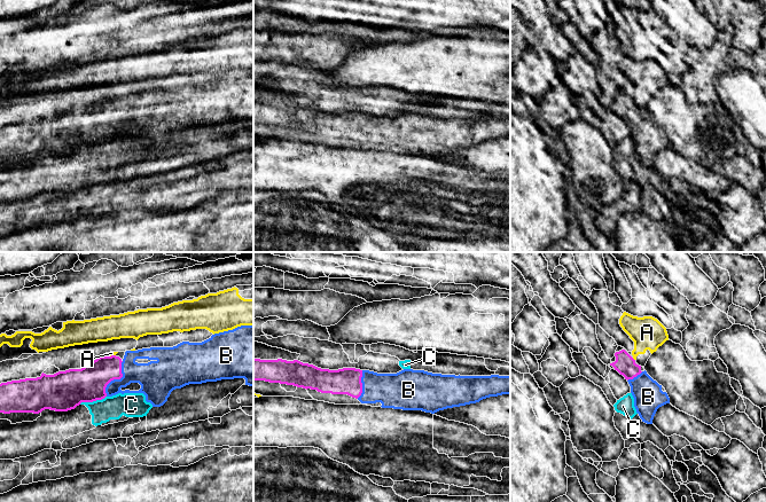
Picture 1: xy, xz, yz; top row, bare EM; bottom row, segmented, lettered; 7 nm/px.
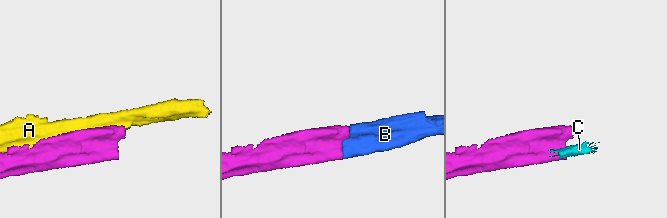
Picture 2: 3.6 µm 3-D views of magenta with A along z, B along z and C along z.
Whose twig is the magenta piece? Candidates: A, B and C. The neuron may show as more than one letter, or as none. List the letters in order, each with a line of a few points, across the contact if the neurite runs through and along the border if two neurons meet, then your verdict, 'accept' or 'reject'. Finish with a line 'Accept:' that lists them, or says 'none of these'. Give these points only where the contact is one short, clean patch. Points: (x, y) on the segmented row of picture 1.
A: reject
B: accept
C: line xy (106, 395), (99, 400), (81, 401), (79, 404); reject
Accept: B

